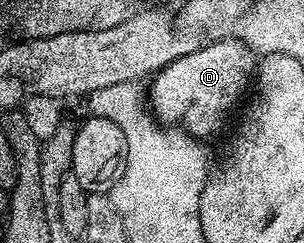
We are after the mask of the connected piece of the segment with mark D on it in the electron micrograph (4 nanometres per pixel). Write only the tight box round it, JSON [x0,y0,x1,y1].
[148,39,256,137]

